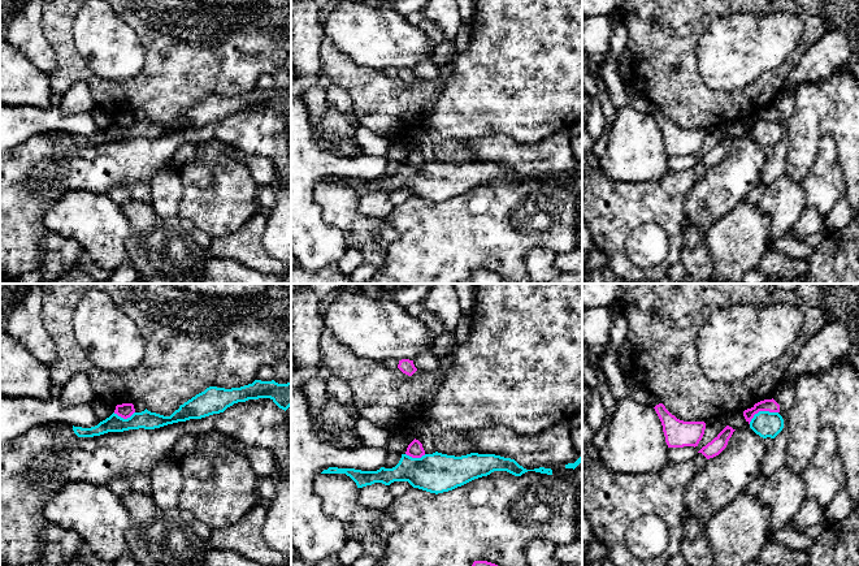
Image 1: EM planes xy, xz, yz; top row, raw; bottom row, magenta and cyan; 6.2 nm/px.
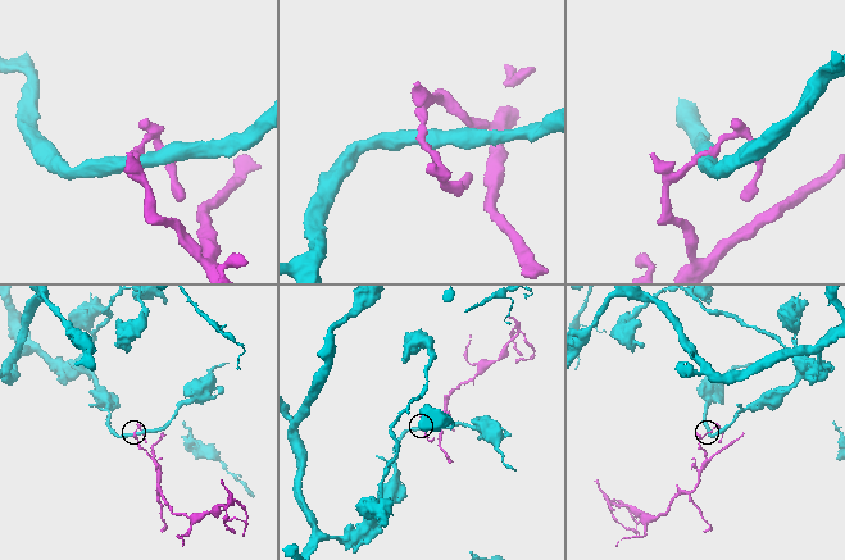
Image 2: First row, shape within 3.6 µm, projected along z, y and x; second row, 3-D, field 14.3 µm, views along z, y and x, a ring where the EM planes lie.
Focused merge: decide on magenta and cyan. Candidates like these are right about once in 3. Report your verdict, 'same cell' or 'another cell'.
another cell

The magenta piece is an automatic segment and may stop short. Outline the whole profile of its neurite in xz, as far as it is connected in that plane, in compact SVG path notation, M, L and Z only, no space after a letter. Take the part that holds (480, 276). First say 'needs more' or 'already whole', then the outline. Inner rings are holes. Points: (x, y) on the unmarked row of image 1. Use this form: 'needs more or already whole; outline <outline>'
already whole; outline M474 269L472 276L469 277L472 284L502 284L502 277L487 269Z

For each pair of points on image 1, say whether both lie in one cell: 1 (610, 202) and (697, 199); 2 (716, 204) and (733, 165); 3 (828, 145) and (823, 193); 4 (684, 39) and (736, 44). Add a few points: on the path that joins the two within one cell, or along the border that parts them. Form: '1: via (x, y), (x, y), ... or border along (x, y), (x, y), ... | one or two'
1: border along (697, 180), (685, 199), (684, 223) | two
2: via (716, 195), (733, 175) | one
3: via (827, 156), (825, 181) | one
4: border along (717, 17), (699, 37), (697, 44), (698, 72) | two

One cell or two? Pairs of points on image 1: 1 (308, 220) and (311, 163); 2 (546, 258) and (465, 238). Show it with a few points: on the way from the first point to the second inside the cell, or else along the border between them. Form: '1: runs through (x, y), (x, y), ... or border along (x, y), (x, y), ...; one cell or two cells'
1: runs through (304, 206), (304, 177); one cell
2: border along (556, 253), (532, 249), (525, 255), (525, 268); two cells

